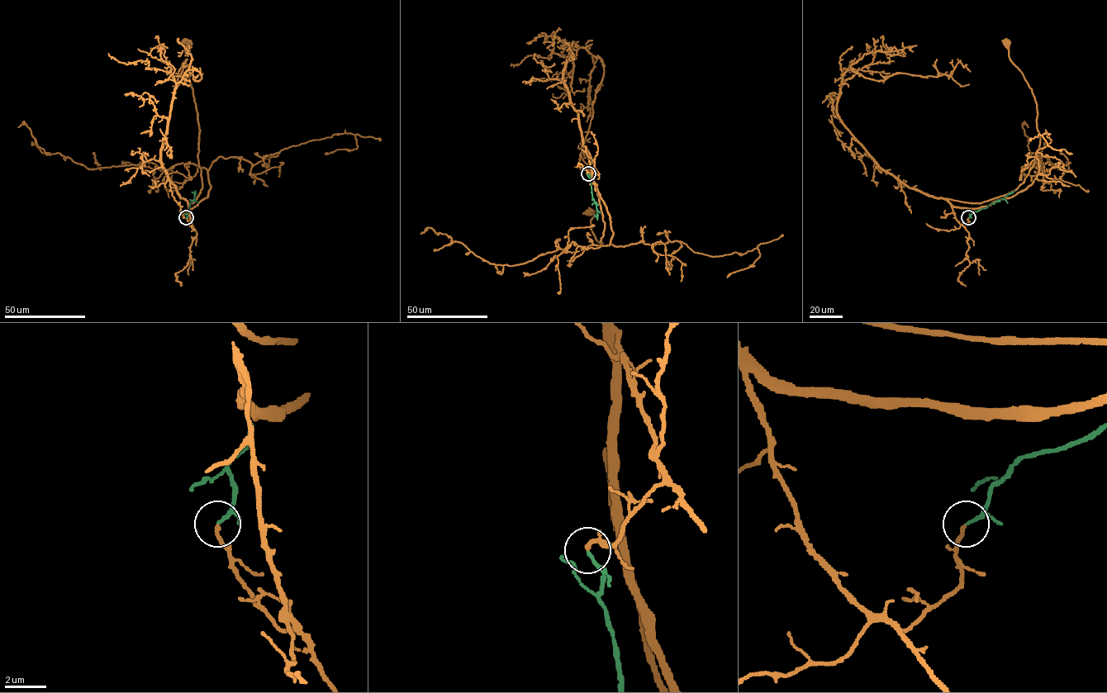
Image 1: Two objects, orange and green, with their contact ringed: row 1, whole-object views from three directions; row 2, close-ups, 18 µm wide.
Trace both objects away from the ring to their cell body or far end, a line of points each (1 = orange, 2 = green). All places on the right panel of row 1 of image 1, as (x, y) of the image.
1: (968, 217), (962, 225), (946, 199), (981, 202), (1014, 190), (1039, 144), (1034, 97), (1009, 57), (1009, 43)
2: (968, 217), (973, 212), (985, 208), (1014, 190)

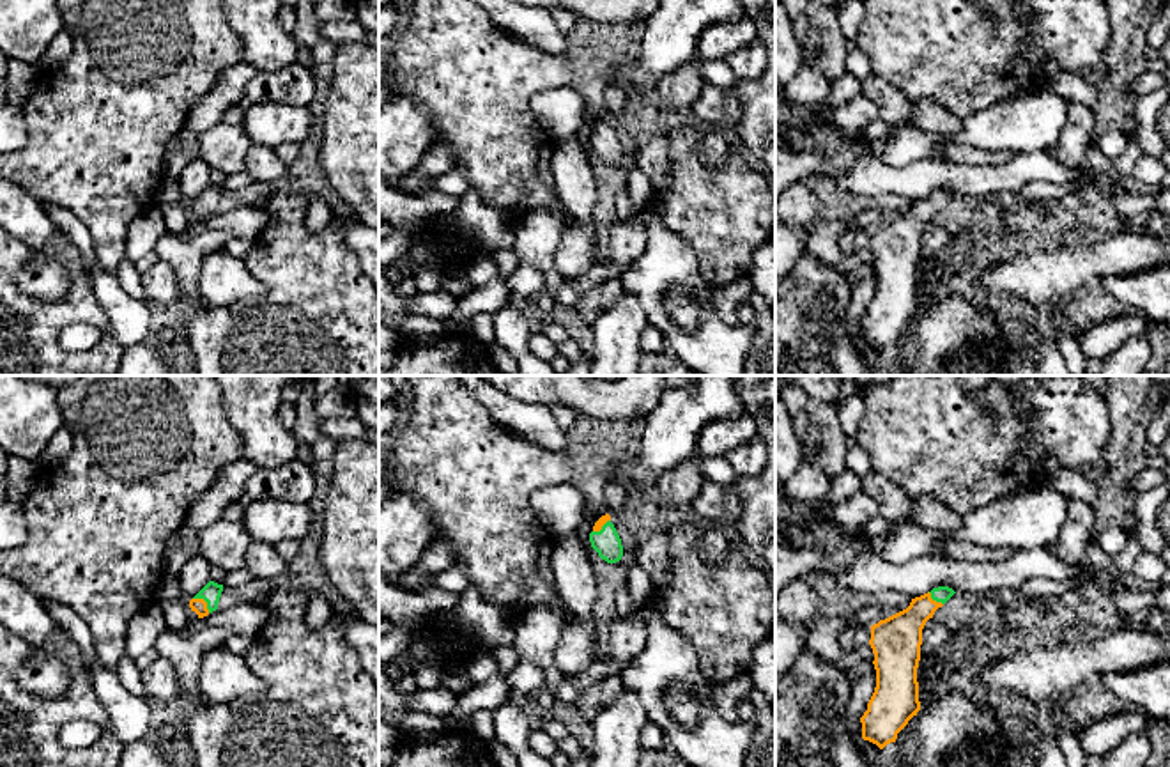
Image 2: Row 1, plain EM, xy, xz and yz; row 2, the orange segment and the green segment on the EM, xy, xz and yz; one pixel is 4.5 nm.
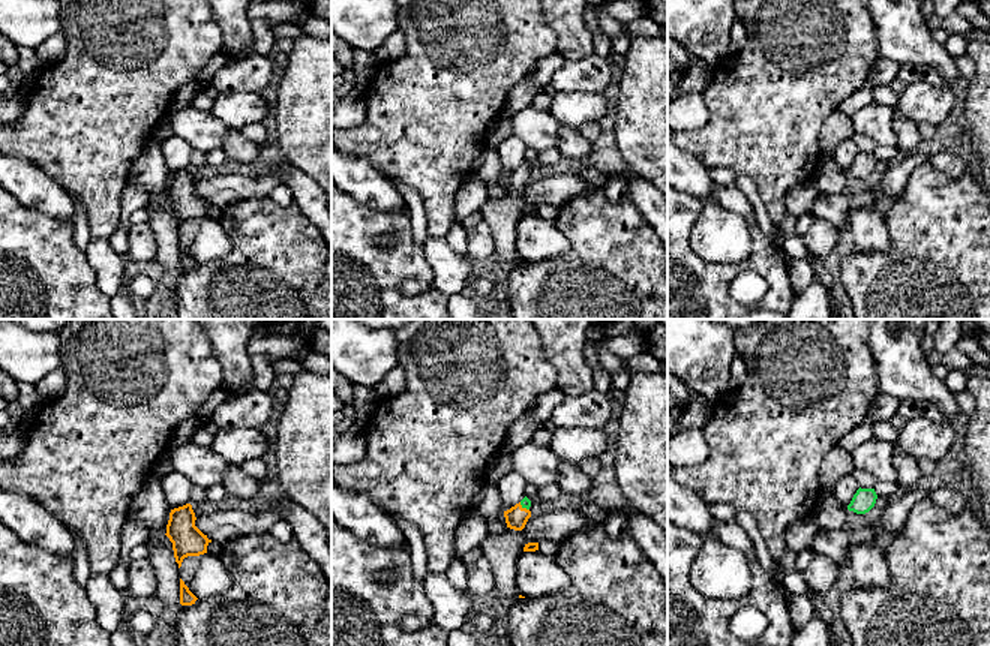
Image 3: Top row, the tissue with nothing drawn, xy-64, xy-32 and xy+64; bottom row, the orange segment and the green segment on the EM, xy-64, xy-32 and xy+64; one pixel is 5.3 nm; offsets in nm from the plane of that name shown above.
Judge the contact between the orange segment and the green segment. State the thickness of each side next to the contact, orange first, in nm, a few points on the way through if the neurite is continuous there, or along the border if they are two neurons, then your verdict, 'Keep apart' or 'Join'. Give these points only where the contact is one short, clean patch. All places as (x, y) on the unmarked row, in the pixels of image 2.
Thickness 70 nm (orange) against 90 nm. Path across: xy (199, 209), (204, 204), (211, 195). Join

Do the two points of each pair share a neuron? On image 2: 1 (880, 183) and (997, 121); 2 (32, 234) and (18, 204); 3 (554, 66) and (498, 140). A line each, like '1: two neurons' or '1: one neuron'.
1: two neurons
2: one neuron
3: one neuron

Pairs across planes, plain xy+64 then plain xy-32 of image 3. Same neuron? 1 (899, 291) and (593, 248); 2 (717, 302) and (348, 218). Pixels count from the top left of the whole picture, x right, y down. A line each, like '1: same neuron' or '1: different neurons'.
1: same neuron
2: same neuron

